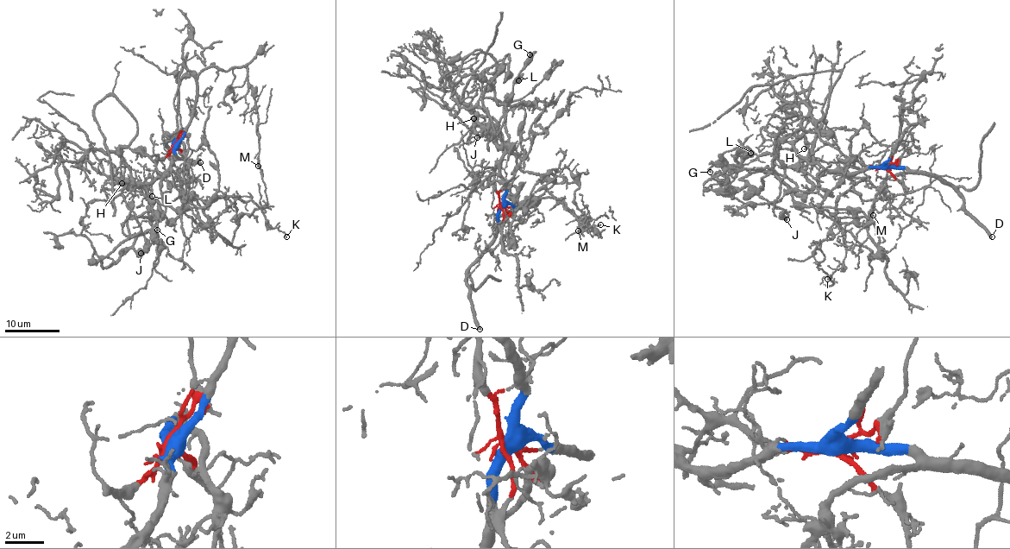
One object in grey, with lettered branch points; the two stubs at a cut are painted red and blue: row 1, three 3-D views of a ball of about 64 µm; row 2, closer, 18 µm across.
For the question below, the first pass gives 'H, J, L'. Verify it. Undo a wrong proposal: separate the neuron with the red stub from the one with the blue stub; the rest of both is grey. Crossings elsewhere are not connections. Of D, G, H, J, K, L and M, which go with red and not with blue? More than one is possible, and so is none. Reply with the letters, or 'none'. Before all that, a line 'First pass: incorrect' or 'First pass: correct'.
First pass: incorrect
G, H, J, L

